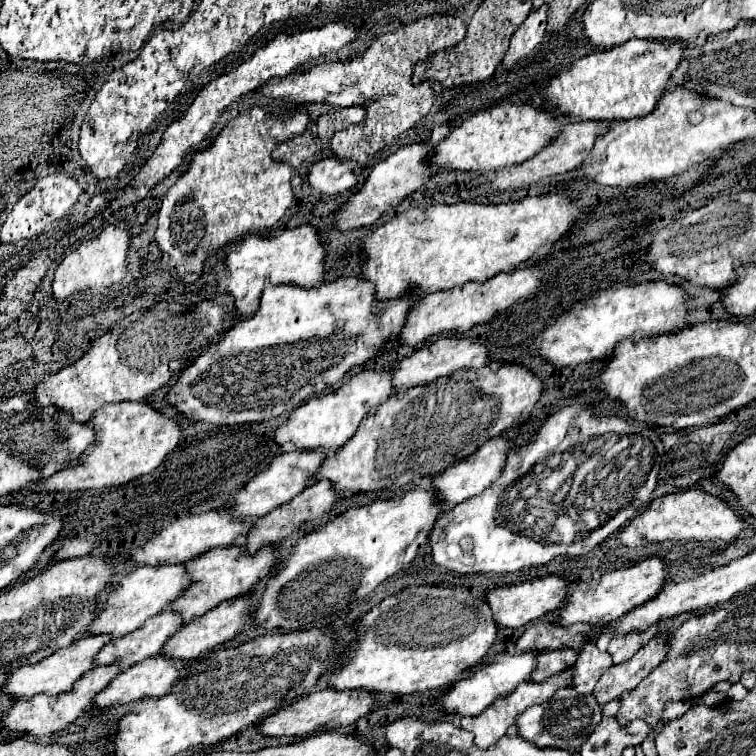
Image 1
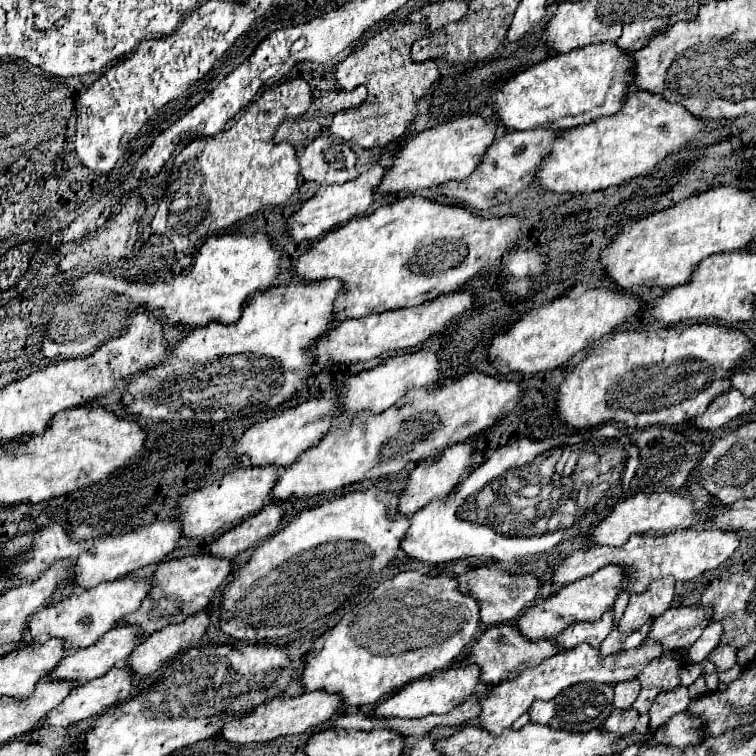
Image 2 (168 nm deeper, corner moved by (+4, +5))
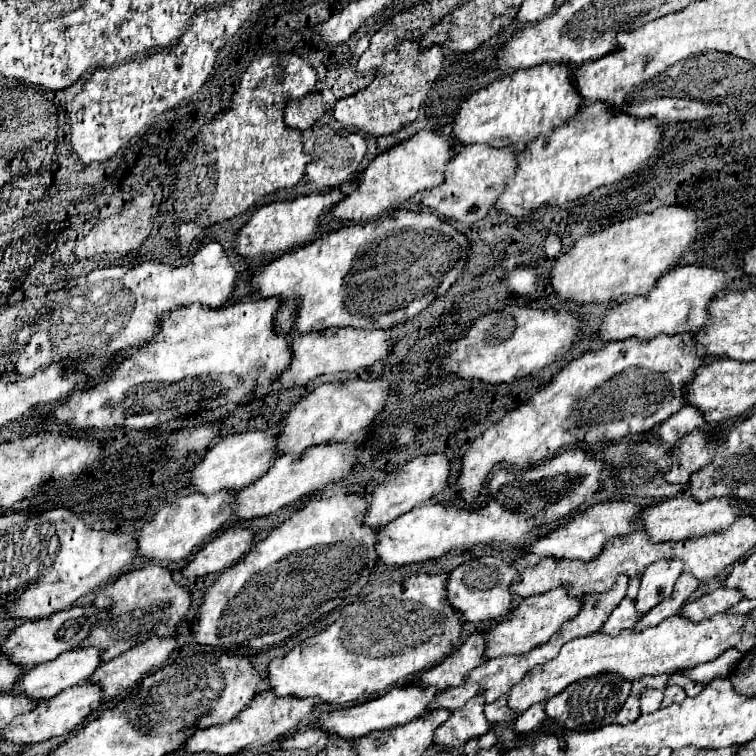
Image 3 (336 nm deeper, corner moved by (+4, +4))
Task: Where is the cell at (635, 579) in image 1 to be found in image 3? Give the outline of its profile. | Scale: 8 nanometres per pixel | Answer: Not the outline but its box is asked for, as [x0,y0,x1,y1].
[485,584,581,658]

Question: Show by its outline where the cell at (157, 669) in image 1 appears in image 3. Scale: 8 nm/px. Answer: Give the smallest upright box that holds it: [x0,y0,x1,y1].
[3,682,101,744]

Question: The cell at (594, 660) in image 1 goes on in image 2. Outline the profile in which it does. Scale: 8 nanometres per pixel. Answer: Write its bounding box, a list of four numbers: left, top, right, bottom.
[601,619,653,655]

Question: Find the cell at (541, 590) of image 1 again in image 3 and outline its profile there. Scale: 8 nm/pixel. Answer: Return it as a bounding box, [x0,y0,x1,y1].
[447,556,519,622]

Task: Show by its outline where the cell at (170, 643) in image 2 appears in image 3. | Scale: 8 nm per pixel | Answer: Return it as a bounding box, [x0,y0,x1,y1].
[89,634,179,698]

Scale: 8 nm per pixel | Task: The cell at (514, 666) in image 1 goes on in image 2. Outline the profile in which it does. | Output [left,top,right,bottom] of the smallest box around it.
[369,665,481,719]

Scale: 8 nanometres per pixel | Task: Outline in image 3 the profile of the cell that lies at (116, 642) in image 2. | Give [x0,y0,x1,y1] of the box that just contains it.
[15,646,103,700]

